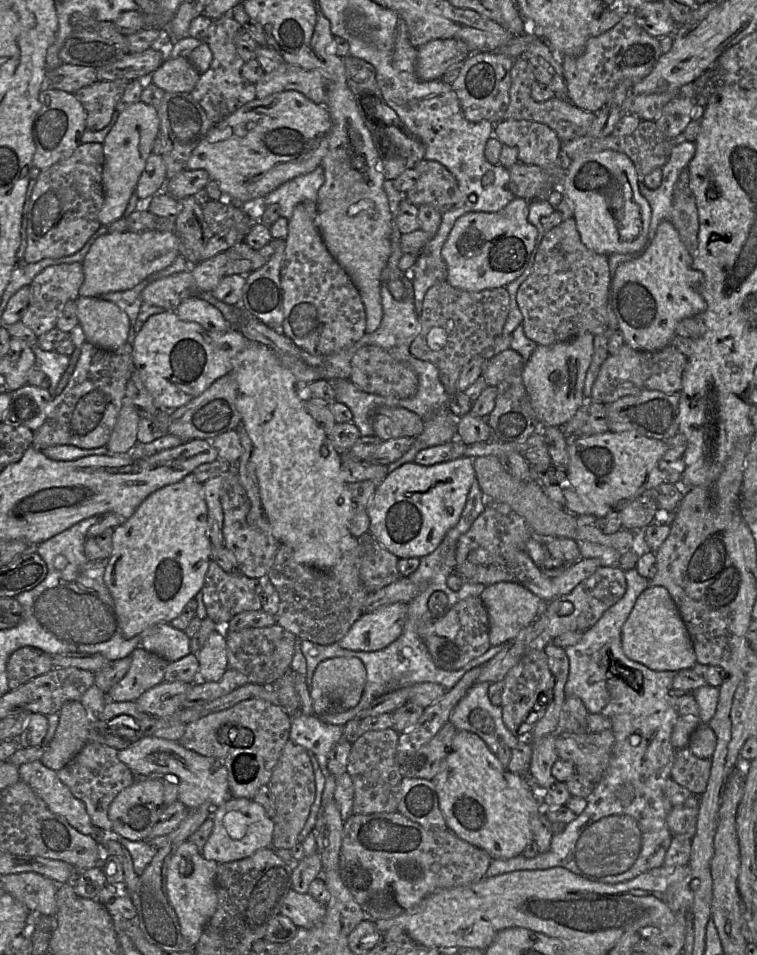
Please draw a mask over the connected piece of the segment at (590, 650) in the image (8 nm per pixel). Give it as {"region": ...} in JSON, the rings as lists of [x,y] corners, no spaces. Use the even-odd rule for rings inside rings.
{"region":[[[636,569],[628,570],[625,573],[625,580],[626,580],[626,592],[624,596],[611,608],[609,608],[601,618],[592,626],[590,629],[585,631],[582,634],[581,640],[572,646],[564,648],[565,653],[569,659],[569,675],[565,685],[565,694],[566,697],[576,696],[579,697],[582,702],[584,703],[586,709],[590,714],[599,714],[605,716],[610,719],[612,723],[611,730],[615,736],[615,744],[612,750],[612,756],[609,762],[609,765],[604,772],[601,779],[596,783],[593,792],[587,797],[586,802],[587,806],[584,811],[576,817],[574,821],[566,825],[566,828],[560,834],[555,834],[552,837],[550,848],[547,852],[539,853],[534,858],[525,858],[522,854],[512,857],[510,859],[496,859],[492,860],[487,872],[486,877],[495,877],[498,875],[514,872],[514,871],[524,871],[524,870],[545,870],[555,867],[564,868],[582,878],[593,882],[601,882],[605,884],[617,884],[622,882],[627,882],[632,880],[639,875],[650,871],[652,869],[658,868],[663,866],[664,864],[664,857],[665,854],[671,844],[672,841],[672,834],[670,833],[667,825],[666,825],[666,818],[670,810],[672,809],[672,805],[670,804],[668,798],[665,795],[664,788],[665,784],[668,779],[671,779],[670,773],[674,763],[676,750],[671,745],[671,734],[673,731],[673,727],[680,717],[677,712],[677,708],[672,706],[668,701],[668,692],[673,689],[672,683],[676,672],[656,672],[648,669],[646,666],[634,662],[630,660],[624,653],[622,649],[622,642],[621,642],[621,632],[622,627],[626,620],[628,619],[637,598],[647,589],[649,588],[649,580],[639,575]],[[611,662],[614,664],[614,668],[617,671],[625,671],[624,676],[629,677],[630,680],[626,680],[625,678],[621,677],[619,674],[613,675],[610,671],[611,669]]]}

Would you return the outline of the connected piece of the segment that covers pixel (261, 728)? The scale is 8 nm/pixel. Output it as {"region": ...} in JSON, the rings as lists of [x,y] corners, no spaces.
{"region":[[[251,698],[187,724],[184,735],[177,742],[202,756],[219,759],[227,770],[231,796],[253,799],[258,789],[269,782],[281,751],[289,740],[289,734],[290,717],[280,705],[274,705],[259,698]]]}

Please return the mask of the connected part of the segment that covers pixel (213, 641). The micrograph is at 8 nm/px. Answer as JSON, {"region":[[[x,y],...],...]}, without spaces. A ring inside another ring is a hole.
{"region":[[[218,627],[211,632],[202,649],[197,653],[198,681],[215,682],[228,669],[225,631]]]}

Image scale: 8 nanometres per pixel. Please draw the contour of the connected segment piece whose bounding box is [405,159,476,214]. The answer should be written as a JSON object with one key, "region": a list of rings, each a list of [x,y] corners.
{"region":[[[423,159],[414,168],[418,177],[405,197],[415,206],[429,205],[443,214],[461,207],[466,200],[476,201],[475,194],[467,197],[461,193],[456,178],[439,162]]]}

